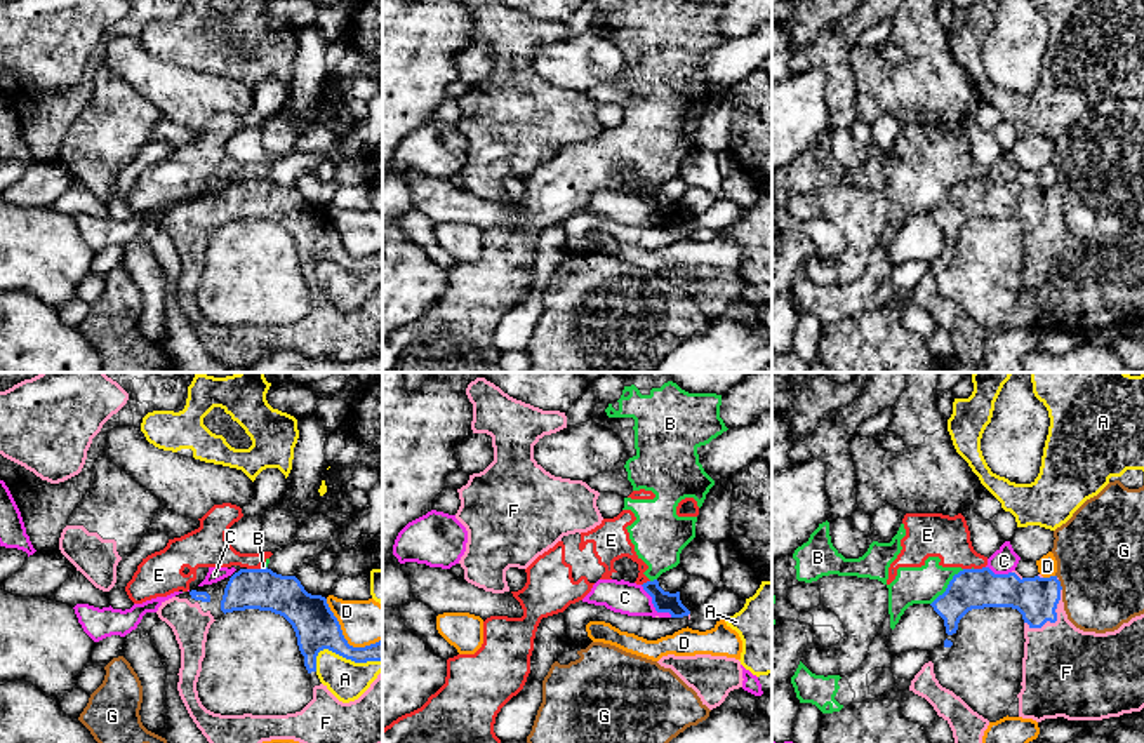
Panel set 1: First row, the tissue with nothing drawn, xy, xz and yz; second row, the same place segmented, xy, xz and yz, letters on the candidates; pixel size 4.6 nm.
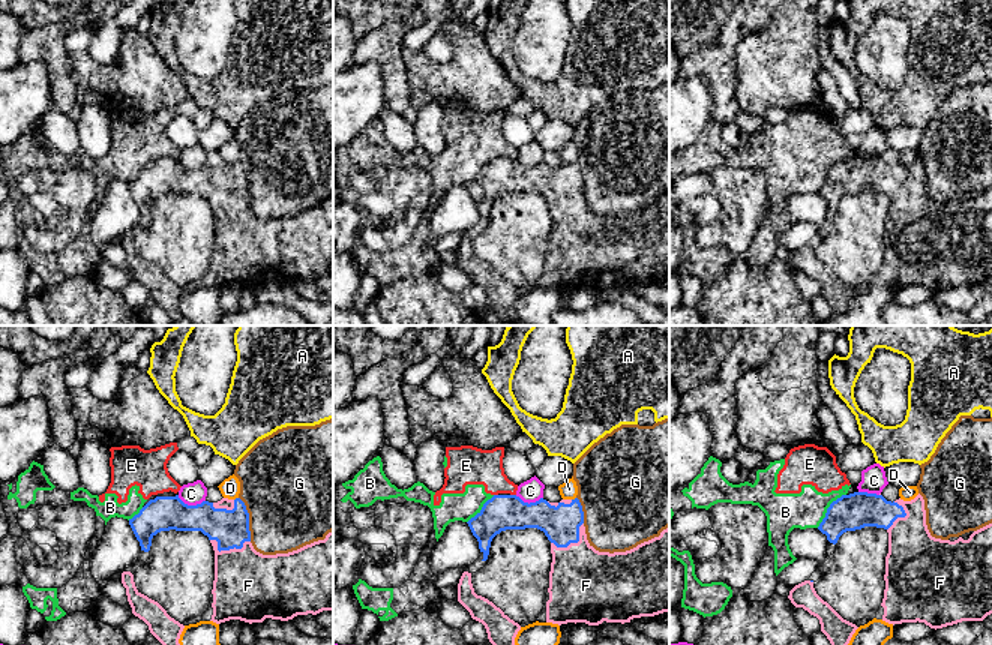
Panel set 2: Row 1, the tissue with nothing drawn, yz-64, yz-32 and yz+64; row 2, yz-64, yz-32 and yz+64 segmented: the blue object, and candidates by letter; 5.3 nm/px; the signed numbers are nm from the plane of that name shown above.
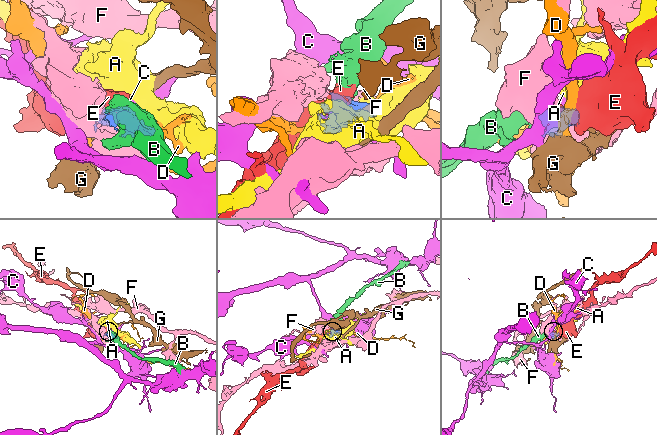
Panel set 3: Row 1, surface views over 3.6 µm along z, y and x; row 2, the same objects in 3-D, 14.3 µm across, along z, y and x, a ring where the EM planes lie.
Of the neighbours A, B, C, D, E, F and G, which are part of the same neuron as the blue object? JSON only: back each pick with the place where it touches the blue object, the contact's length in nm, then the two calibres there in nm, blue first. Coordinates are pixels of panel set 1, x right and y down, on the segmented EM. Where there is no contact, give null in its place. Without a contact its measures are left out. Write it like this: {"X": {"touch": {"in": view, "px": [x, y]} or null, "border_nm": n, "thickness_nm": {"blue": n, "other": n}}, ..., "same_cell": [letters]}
{"F": {"touch": {"in": "yz", "px": [1056, 618]}, "border_nm": 240, "thickness_nm": {"blue": 200, "other": 400}}, "same_cell": ["F"]}

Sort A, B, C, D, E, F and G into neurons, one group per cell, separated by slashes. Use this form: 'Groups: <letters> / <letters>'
Groups: A / B E / C / D / F / G

